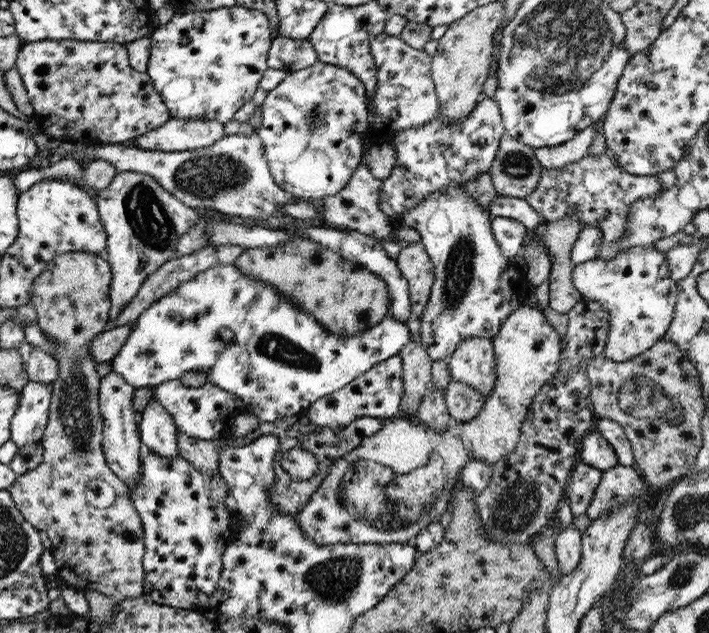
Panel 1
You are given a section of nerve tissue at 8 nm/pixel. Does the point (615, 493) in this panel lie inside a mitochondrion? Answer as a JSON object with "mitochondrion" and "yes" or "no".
{"mitochondrion":"no"}

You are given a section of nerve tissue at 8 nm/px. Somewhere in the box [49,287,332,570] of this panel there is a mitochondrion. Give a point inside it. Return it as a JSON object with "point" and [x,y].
{"point":[74,411]}

